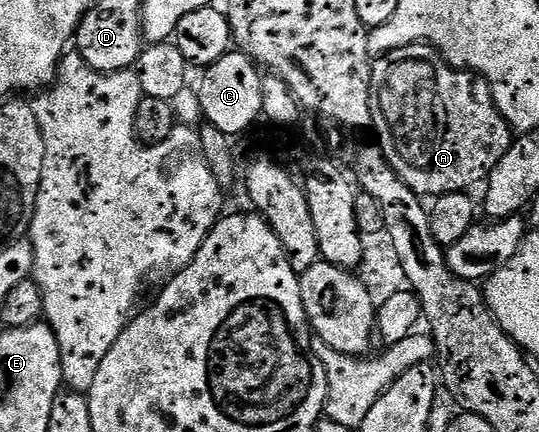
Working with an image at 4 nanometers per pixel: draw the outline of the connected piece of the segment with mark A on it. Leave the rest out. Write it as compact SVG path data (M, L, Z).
M421 43L418 45L407 45L401 49L394 49L391 53L379 58L372 67L372 82L370 83L370 111L372 112L371 128L376 129L376 137L378 148L383 153L384 158L388 160L388 166L397 173L402 183L410 189L410 191L419 194L421 198L437 197L443 199L449 194L463 194L465 191L472 191L476 184L487 182L491 172L494 171L495 165L499 163L509 148L511 148L514 140L514 130L504 118L496 103L492 89L483 77L473 76L468 71L457 71L444 60L440 50L435 49L433 45Z

